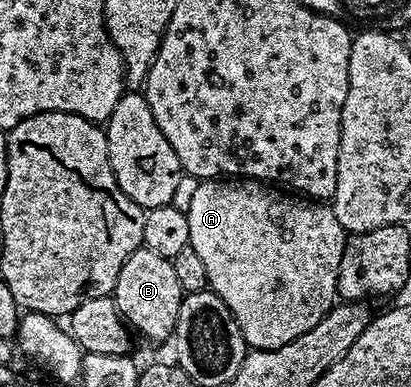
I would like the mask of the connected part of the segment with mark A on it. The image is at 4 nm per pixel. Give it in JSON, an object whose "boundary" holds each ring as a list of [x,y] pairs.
{"boundary":[[[203,179],[196,185],[199,186],[185,204],[191,246],[205,262],[211,292],[229,307],[248,347],[285,347],[285,343],[293,343],[293,339],[305,335],[305,331],[313,331],[337,301],[345,230],[337,223],[334,208],[315,199],[292,195],[258,179]]]}

